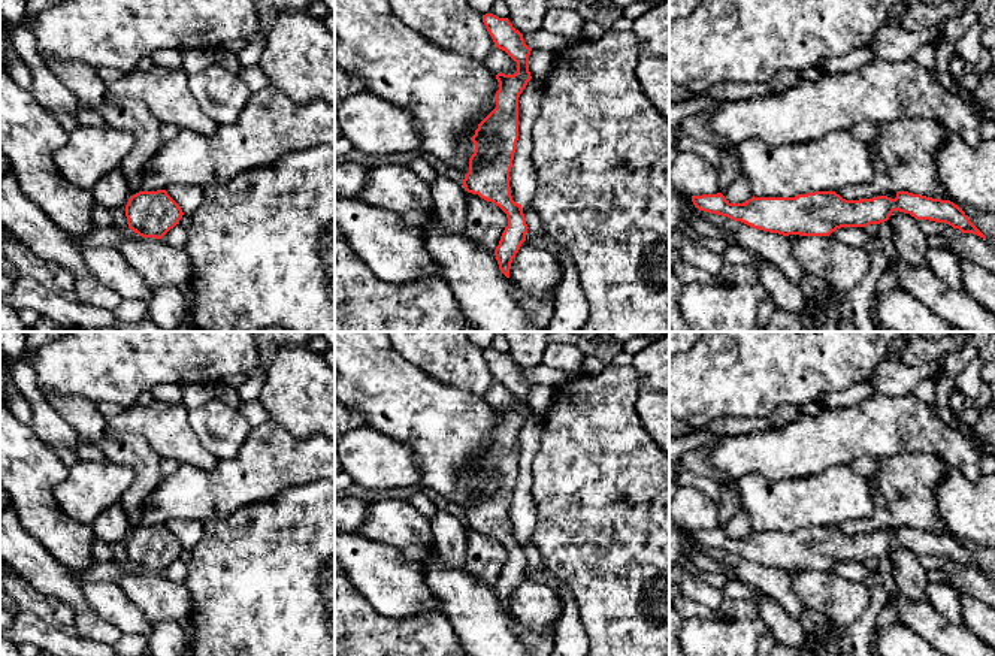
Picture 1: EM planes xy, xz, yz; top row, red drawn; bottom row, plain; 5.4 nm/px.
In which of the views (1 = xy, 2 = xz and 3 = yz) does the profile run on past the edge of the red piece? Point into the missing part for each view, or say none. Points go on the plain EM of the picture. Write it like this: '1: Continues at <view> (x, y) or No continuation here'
1: No continuation here
2: No continuation here
3: No continuation here

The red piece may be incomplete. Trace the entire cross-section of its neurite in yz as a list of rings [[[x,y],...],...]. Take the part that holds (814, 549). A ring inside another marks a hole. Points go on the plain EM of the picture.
[[[814,526],[795,532],[751,532],[744,538],[729,538],[722,527],[692,530],[695,542],[704,547],[741,556],[753,563],[783,571],[829,571],[841,562],[867,562],[889,554],[893,545],[910,548],[916,554],[946,557],[962,568],[973,568],[986,575],[986,571],[970,556],[962,542],[950,535],[932,533],[908,526],[898,526],[895,533],[877,530],[872,533],[846,535],[835,526]]]

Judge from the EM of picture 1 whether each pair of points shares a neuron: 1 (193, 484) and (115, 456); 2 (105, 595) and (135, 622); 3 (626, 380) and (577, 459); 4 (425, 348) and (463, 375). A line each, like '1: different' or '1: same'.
1: different
2: same
3: same
4: same

